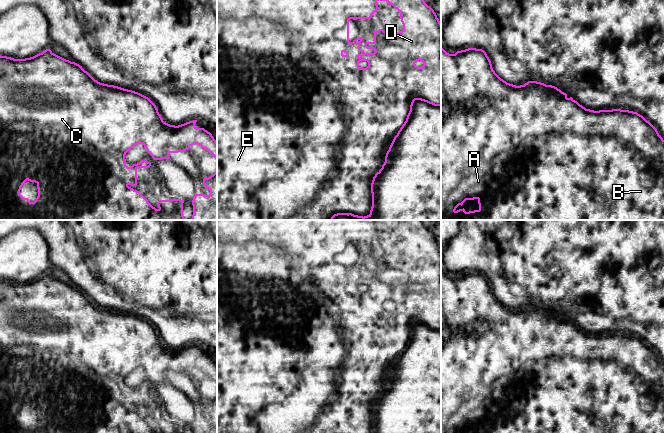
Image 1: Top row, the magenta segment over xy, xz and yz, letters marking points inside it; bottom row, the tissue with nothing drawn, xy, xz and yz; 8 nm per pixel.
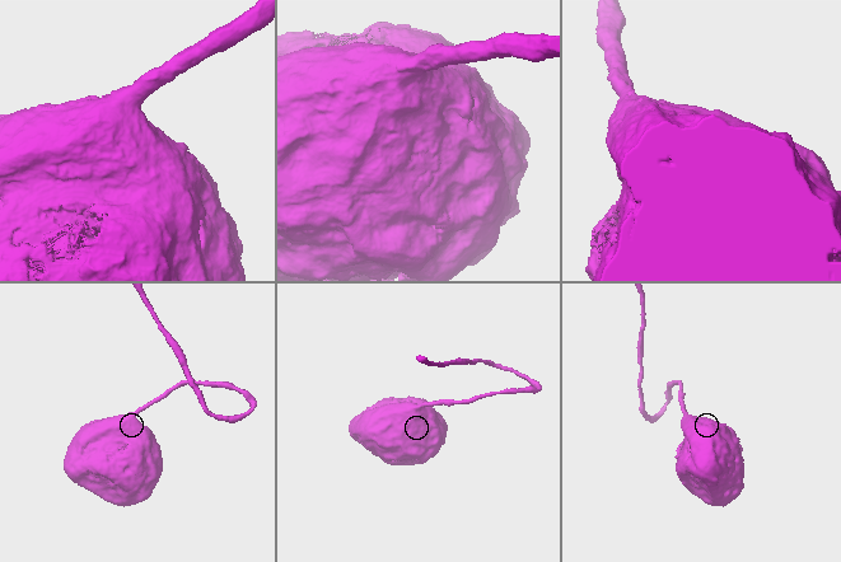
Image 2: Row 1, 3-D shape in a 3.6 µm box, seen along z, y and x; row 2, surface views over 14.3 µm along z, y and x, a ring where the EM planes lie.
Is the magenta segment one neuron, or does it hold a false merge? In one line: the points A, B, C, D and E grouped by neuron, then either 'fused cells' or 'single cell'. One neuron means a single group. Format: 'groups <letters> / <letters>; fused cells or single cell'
groups A B C D E; single cell

